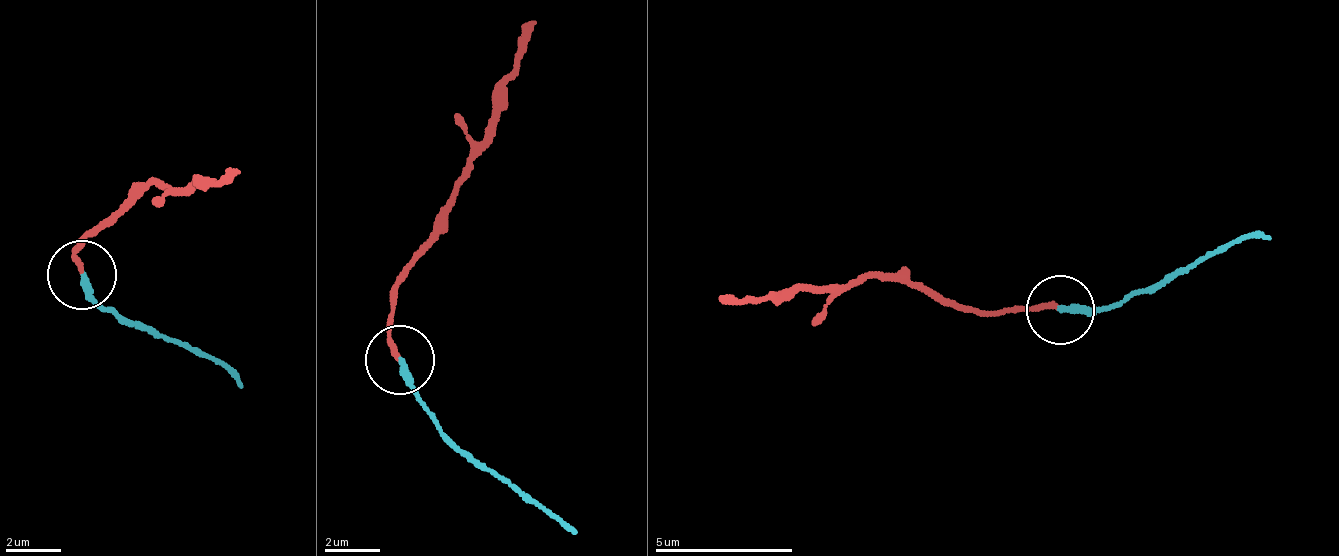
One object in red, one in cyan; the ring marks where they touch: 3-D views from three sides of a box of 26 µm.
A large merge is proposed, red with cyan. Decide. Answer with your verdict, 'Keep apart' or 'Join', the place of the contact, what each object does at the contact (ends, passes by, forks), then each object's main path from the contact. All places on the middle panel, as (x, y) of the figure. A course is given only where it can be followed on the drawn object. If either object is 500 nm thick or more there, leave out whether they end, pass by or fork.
Keep apart. Place: (399, 359). At the ring red ends. At the ring cyan ends. Course of red: (401, 357), (387, 336), (394, 279), (486, 134), (494, 95), (516, 67), (538, 19). Course of cyan: (401, 357), (422, 412), (574, 534)

